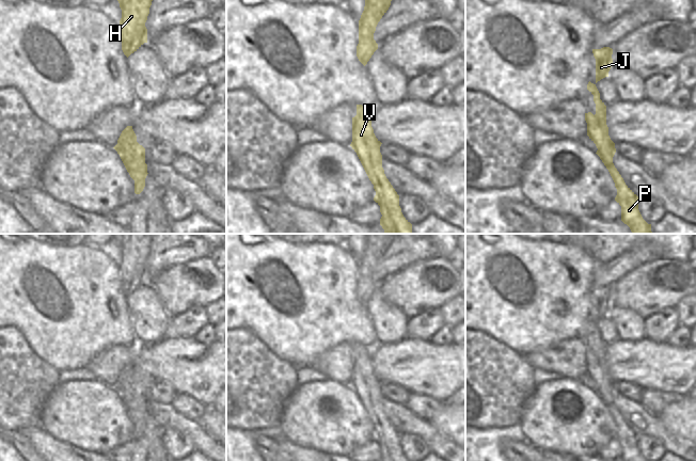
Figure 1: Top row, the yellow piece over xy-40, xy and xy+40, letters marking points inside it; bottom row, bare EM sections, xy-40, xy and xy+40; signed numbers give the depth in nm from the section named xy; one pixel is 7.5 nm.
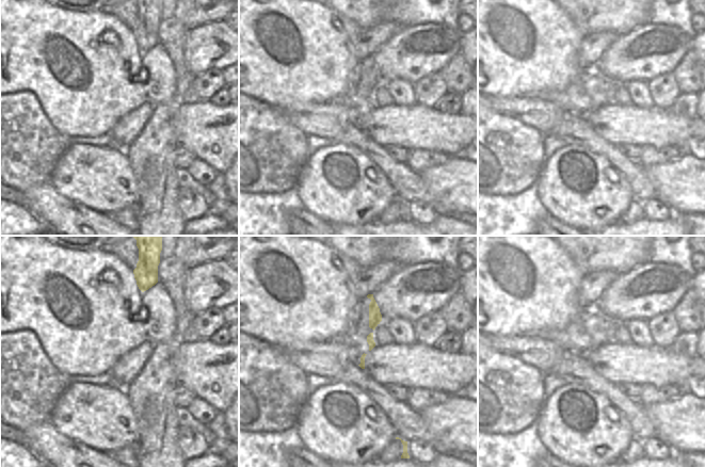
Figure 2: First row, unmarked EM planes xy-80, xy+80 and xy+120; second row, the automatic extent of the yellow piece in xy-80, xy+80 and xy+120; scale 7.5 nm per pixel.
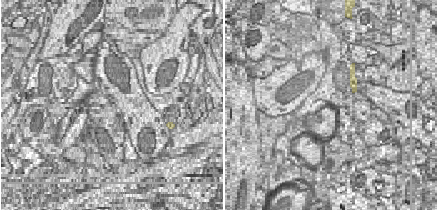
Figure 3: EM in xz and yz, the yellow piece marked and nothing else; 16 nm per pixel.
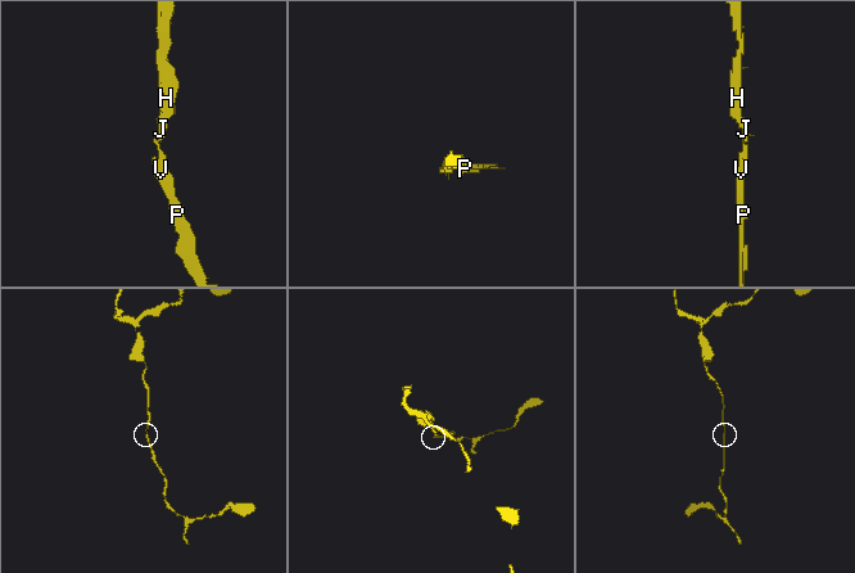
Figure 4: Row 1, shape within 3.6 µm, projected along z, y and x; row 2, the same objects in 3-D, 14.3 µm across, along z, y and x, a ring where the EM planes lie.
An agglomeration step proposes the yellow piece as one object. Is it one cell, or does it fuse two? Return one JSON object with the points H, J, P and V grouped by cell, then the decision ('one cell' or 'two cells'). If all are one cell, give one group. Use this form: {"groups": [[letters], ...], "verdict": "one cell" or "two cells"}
{"groups": [["H", "J", "P", "V"]], "verdict": "one cell"}

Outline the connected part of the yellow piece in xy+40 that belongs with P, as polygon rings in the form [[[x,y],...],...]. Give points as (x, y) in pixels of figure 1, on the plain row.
[[[590,320],[587,329],[594,334],[596,343],[596,353],[585,352],[587,362],[587,375],[596,383],[597,394],[600,396],[608,409],[617,428],[615,440],[621,445],[622,461],[646,461],[638,449],[638,435],[626,424],[623,417],[613,402],[613,396],[616,392],[615,382],[608,375],[606,364],[606,345],[600,338],[600,332],[596,322]]]

